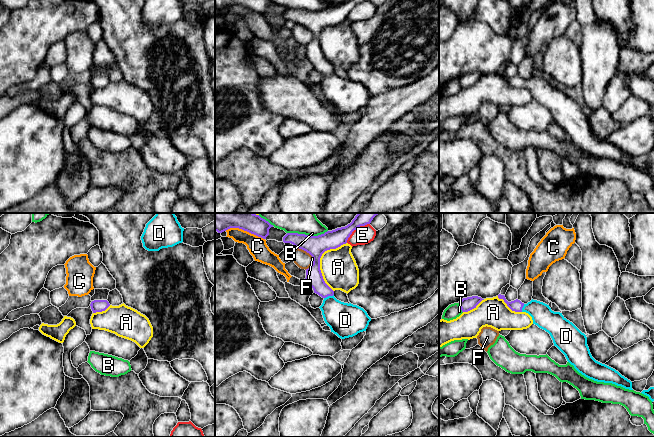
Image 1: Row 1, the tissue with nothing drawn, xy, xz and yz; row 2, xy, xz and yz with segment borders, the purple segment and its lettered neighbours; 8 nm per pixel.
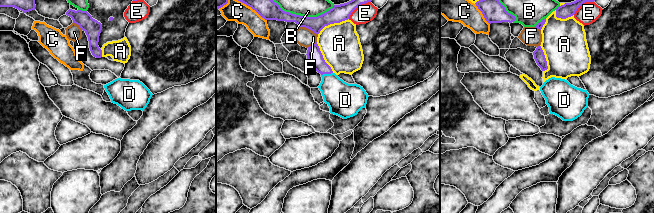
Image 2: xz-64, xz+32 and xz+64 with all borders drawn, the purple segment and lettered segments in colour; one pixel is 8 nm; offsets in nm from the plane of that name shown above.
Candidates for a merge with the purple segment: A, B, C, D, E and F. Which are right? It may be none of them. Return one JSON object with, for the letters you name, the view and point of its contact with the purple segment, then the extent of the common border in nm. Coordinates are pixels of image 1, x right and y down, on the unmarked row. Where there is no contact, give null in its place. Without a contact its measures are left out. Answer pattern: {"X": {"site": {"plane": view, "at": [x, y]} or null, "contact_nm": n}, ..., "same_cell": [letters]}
{"D": {"site": {"plane": "xz", "at": [328, 71]}, "contact_nm": 90}, "same_cell": ["D"]}

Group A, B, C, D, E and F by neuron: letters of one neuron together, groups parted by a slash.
A / B / C / D / E / F

